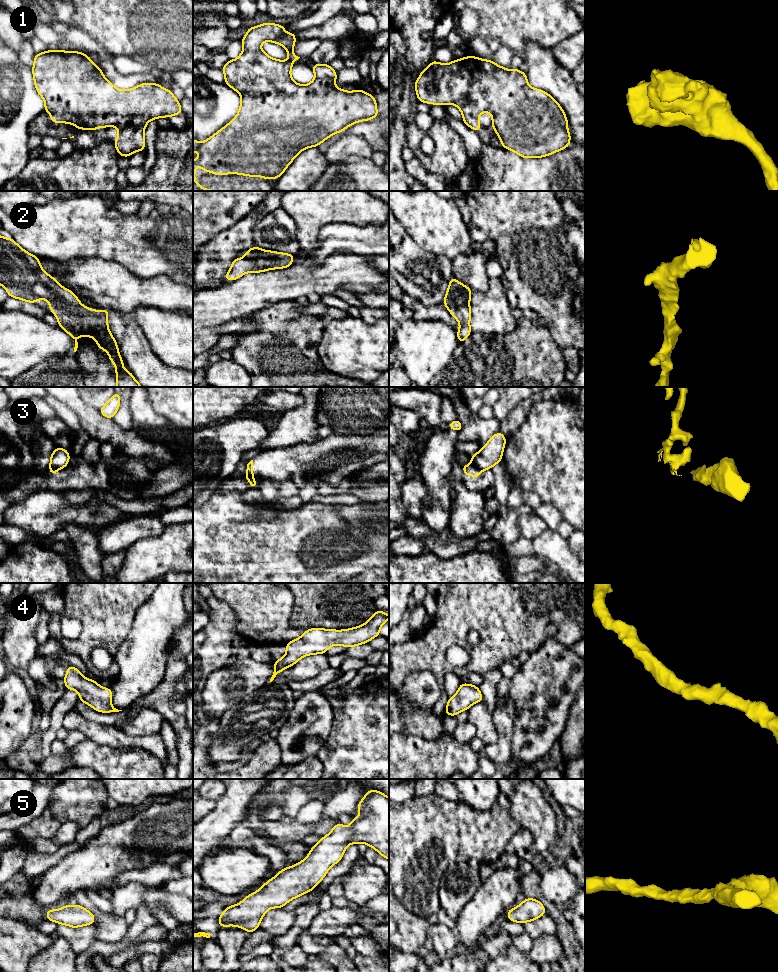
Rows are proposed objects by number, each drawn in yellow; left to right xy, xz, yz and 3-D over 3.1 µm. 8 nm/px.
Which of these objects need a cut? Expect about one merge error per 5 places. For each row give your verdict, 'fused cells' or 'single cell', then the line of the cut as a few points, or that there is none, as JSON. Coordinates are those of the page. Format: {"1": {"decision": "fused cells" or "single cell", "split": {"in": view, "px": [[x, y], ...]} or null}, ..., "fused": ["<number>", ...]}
{"1": {"decision": "single cell", "split": null}, "2": {"decision": "single cell", "split": null}, "3": {"decision": "fused cells", "split": {"in": "yz", "px": [[472, 463], [482, 470]]}}, "4": {"decision": "single cell", "split": null}, "5": {"decision": "single cell", "split": null}, "fused": ["3"]}

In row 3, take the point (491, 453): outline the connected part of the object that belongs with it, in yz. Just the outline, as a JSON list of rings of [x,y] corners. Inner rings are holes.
[[[498,432],[494,434],[487,442],[487,444],[480,449],[479,452],[469,458],[472,464],[479,469],[486,470],[499,462],[502,462],[502,453],[506,444],[506,437]]]

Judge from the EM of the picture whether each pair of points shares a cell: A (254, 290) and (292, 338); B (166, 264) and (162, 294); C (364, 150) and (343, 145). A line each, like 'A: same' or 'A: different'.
A: different
B: different
C: same

